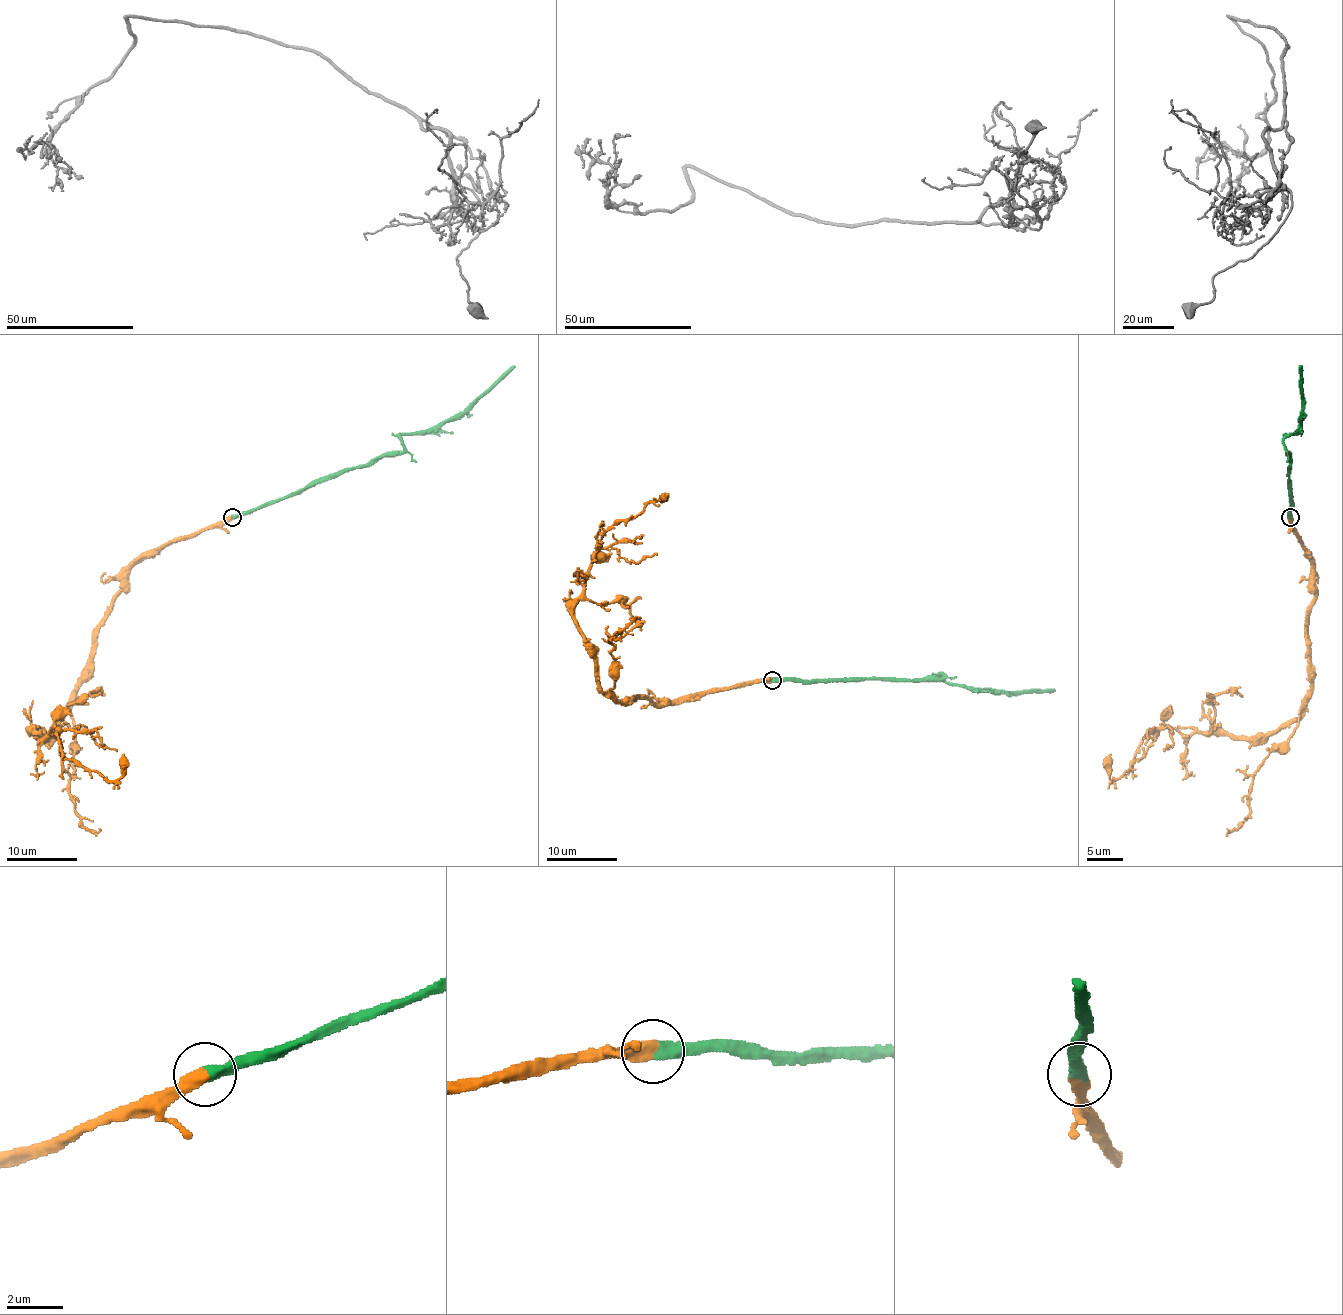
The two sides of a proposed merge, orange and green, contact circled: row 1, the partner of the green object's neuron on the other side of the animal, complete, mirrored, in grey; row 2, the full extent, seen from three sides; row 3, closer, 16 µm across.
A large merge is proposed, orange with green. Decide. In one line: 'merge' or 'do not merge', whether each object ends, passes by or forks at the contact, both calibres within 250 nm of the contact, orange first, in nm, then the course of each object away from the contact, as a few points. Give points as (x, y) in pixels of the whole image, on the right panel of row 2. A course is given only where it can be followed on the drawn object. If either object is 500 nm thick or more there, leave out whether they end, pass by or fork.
merge; calibres 550 and 460 nm; course orange (1290, 516), (1314, 598), (1311, 688), (1298, 717), (1254, 736), (1163, 728), (1112, 781), (1108, 754); course green (1290, 516), (1290, 454), (1284, 445), (1298, 427), (1300, 367)

